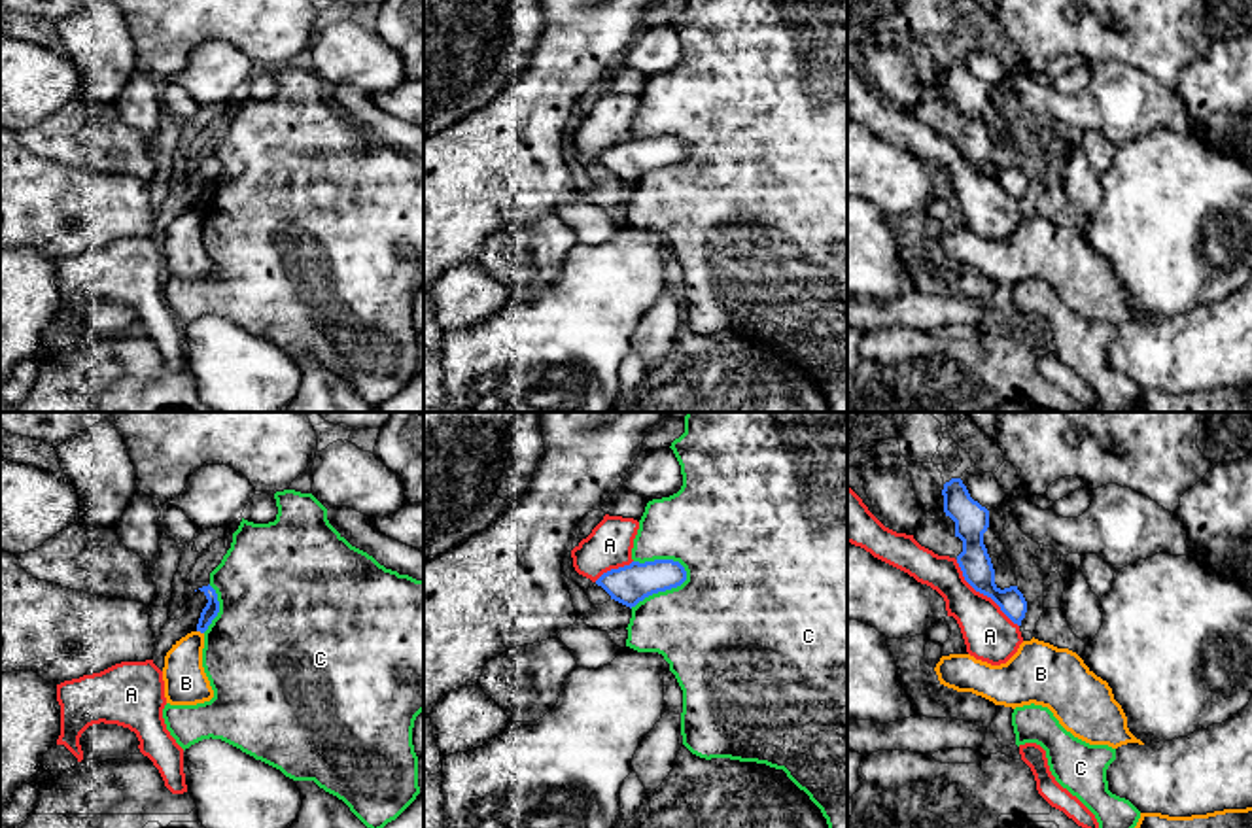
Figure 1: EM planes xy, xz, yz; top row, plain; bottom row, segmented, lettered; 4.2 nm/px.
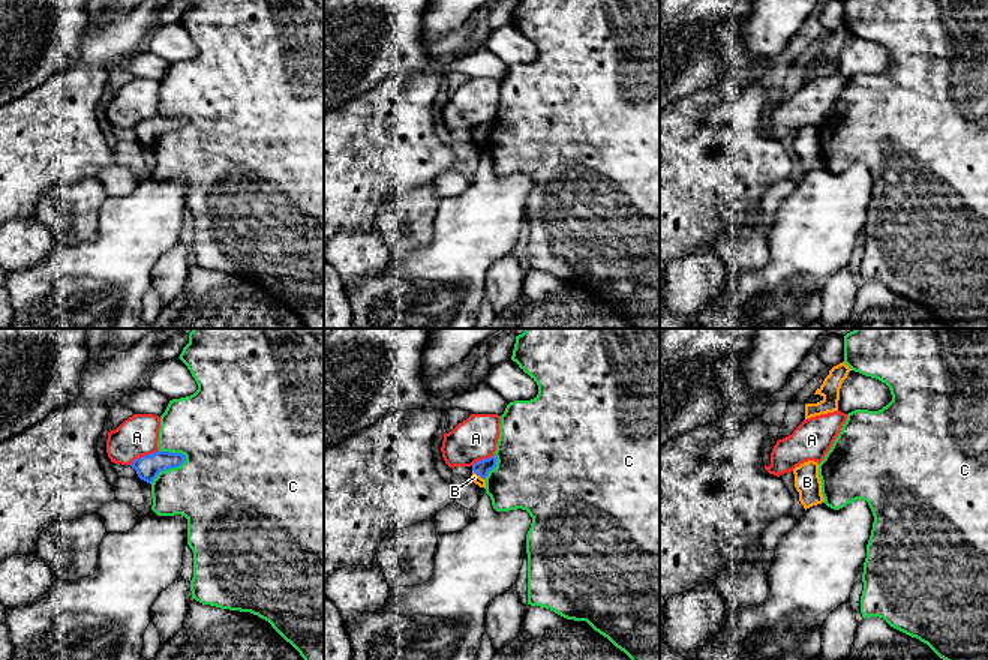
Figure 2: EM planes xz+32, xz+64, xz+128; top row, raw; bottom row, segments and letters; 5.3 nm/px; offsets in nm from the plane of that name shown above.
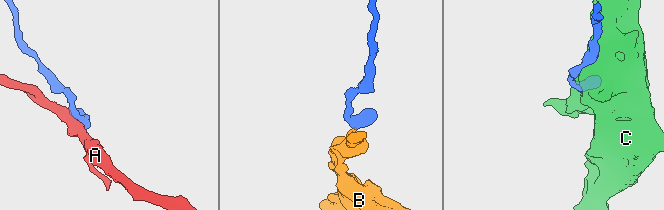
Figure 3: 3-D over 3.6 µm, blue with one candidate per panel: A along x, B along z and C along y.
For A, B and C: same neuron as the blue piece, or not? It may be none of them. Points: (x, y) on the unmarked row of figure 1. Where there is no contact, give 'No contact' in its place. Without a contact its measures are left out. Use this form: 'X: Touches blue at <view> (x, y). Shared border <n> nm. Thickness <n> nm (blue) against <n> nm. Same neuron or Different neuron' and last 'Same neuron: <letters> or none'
A: Touches blue at yz (982, 169). Shared border 400 nm. Thickness 140 nm (blue) against 220 nm. Different neuron
B: Touches blue at xy (201, 208). Shared border 40 nm. Thickness 70 nm (blue) against 190 nm. Different neuron
C: Touches blue at xz (662, 167). Shared border 300 nm. Thickness 170 nm (blue) against 440 nm. Different neuron
Same neuron: none

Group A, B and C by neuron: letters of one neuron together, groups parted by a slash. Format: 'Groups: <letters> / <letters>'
Groups: A / B / C

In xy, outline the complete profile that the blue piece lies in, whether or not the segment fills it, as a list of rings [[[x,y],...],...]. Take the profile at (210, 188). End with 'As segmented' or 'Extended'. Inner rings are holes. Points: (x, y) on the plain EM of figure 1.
[[[208,161],[208,163],[202,163],[199,164],[208,180],[206,183],[202,185],[200,189],[200,195],[199,195],[199,200],[197,200],[197,208],[204,210],[208,206],[208,202],[212,200],[212,197],[217,193],[219,189],[219,178],[217,178],[217,170],[216,166]]]. As segmented

